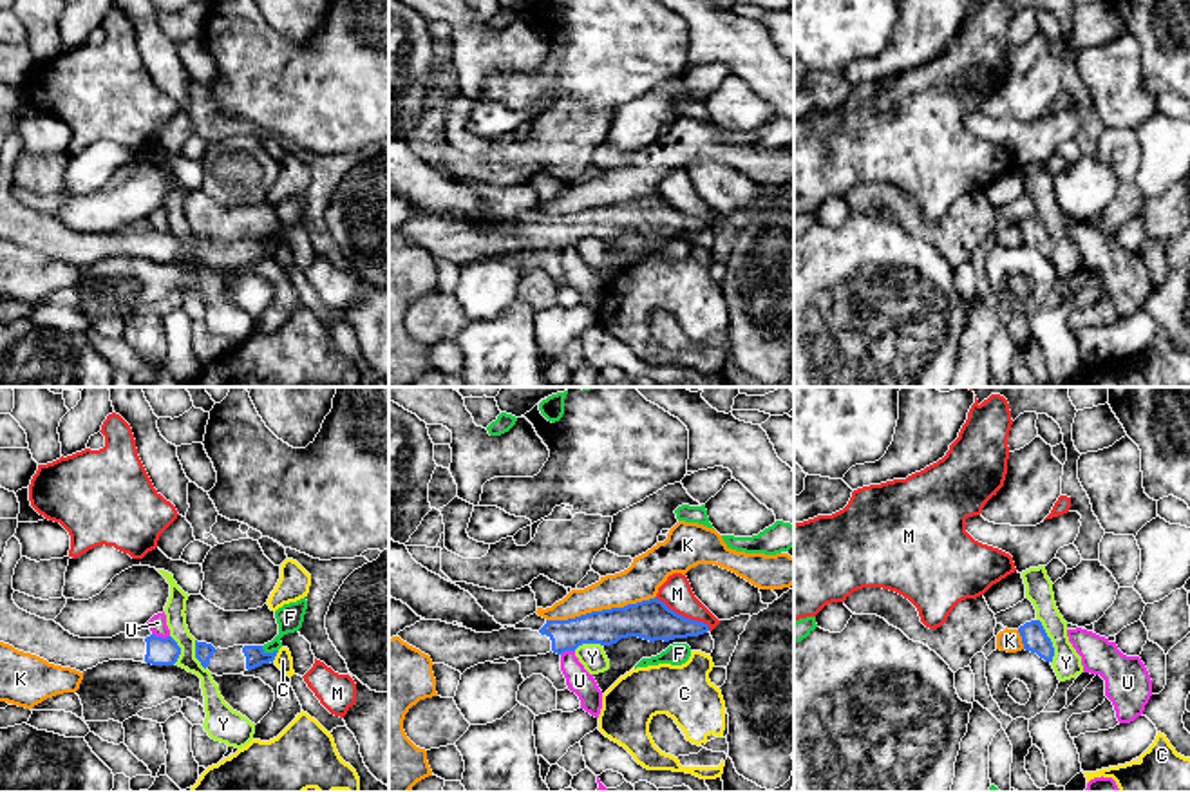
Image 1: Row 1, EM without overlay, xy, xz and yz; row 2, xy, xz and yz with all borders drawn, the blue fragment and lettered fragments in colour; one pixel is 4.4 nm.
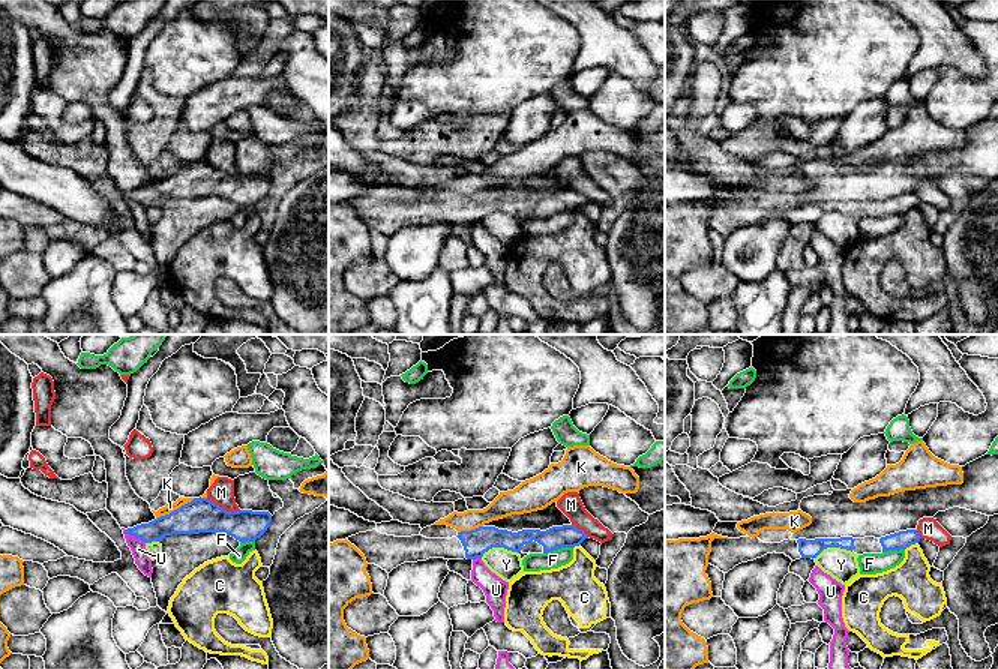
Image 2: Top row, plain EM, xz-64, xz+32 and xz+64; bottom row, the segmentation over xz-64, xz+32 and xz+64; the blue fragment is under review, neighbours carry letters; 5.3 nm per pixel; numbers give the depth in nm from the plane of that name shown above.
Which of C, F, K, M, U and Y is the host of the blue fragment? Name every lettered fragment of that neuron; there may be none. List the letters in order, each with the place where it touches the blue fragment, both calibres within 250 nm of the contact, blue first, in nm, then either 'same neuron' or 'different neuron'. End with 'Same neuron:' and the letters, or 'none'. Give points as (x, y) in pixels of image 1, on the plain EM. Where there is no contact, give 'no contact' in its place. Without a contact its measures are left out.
C: meets blue in xy at (275, 250); 90 nm thick on the blue side, 80 nm on the other; different neuron
F: meets blue in xy at (270, 248); 90 nm thick on the blue side, 120 nm on the other; different neuron
K: meets blue in xz at (603, 205); 180 nm thick on the blue side, 170 nm on the other; different neuron
M: meets blue in xz at (684, 212); 180 nm thick on the blue side, 140 nm on the other; different neuron
U: meets blue in xy at (160, 232); 130 nm thick on the blue side, 80 nm on the other; different neuron
Y: meets blue in yz at (1049, 235); 120 nm thick on the blue side, 130 nm on the other; different neuron
Same neuron: none

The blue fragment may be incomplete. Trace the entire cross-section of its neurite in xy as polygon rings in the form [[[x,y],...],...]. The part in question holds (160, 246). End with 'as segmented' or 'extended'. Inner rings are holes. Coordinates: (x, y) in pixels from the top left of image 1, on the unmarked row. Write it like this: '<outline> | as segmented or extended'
[[[13,130],[0,157],[0,237],[80,268],[109,255],[134,255],[152,260],[177,257],[181,242],[172,231],[139,233],[134,226],[125,226],[112,233],[80,233],[54,215],[20,204],[13,195],[13,170],[20,154],[22,139]]] | extended

